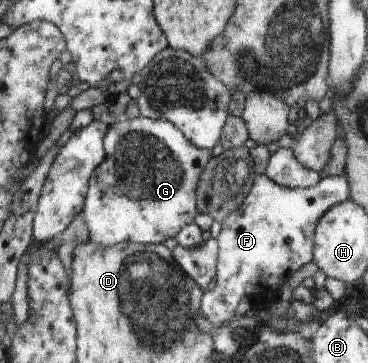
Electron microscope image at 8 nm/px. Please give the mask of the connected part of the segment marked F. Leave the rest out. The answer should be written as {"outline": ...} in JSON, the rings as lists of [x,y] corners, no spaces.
{"outline":[[[265,173],[256,174],[244,203],[221,221],[222,229],[217,238],[220,251],[216,287],[204,293],[200,305],[206,323],[212,327],[226,324],[244,297],[252,297],[265,289],[278,291],[278,281],[282,287],[298,269],[310,263],[312,247],[315,247],[314,229],[319,220],[330,207],[350,198],[350,191],[346,174],[340,177],[323,175],[314,187],[308,189],[282,187],[268,179]]]}

